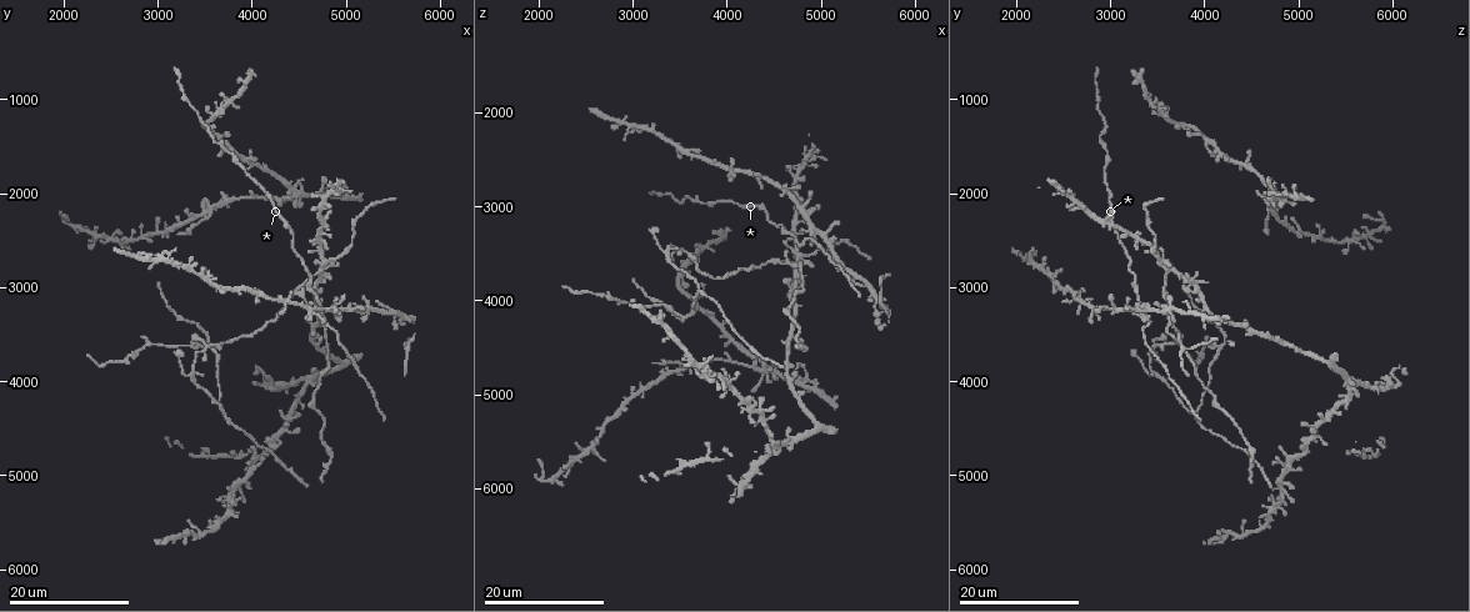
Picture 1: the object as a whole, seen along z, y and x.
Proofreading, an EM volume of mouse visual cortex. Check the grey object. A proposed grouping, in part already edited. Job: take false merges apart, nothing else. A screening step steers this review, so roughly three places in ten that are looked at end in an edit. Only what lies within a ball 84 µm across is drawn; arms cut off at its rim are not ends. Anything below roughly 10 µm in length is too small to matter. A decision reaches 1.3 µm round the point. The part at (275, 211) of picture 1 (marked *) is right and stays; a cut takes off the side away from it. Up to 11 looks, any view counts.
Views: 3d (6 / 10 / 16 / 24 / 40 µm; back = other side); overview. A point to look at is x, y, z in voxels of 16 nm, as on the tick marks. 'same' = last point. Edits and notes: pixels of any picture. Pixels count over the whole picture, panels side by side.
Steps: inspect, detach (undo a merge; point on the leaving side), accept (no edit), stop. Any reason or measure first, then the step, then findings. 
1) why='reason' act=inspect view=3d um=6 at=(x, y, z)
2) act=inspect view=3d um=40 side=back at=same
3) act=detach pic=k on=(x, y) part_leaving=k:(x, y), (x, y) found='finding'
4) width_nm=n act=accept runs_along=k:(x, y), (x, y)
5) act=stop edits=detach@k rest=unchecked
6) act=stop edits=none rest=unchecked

why='thin arm on a thick one' act=inspect view=3d um=24 at=(3560, 3600, 3480)

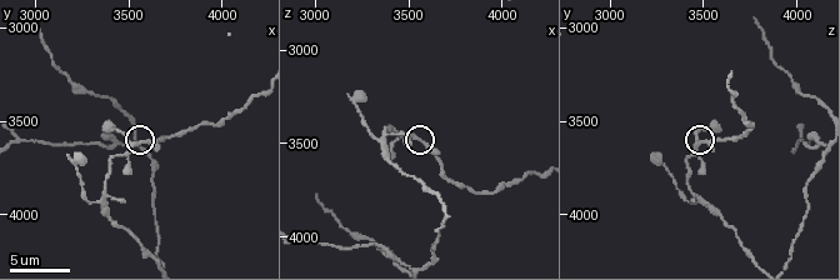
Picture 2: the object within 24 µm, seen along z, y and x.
act=inspect view=3d um=10 at=(3560, 3600, 3460)

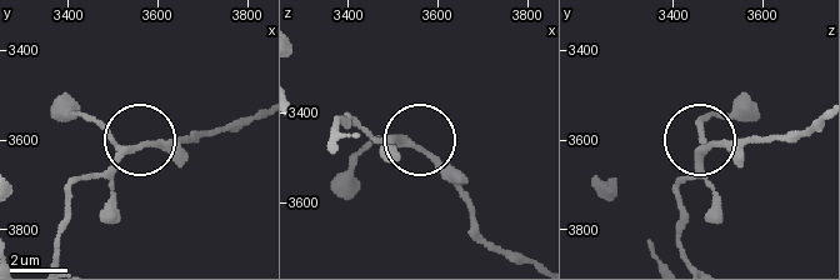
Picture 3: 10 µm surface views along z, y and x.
arms=3 act=accept runs_along=3:(254, 116), (196, 140), (131, 145), (69, 188) found='continuous, no second neuron'

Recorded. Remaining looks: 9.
why='three-way junction' act=inspect view=3d um=16 at=(4860, 3440, 3340)

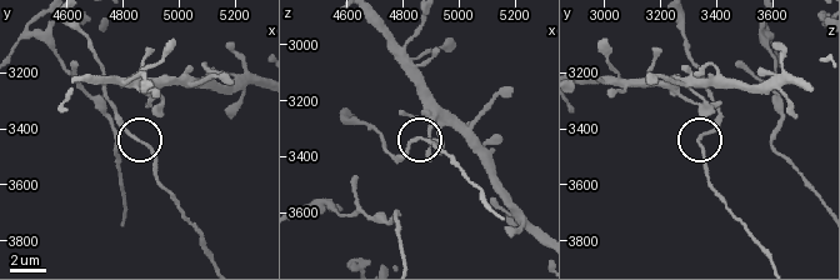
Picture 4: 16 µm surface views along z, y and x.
act=inspect view=3d um=10 at=(4850, 3440, 3340)

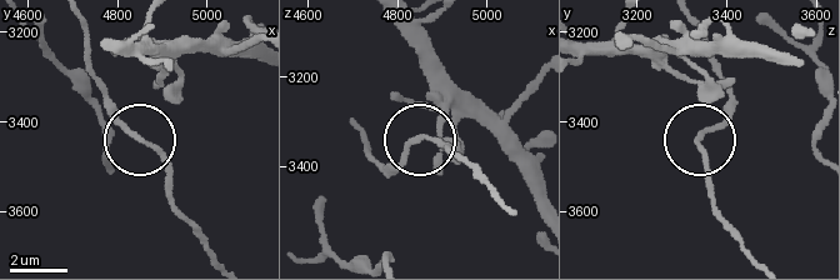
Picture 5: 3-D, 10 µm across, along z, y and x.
side_arm_um=23 arms=3 act=accept found='continuous, no second neuron'

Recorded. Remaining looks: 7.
why='three arms meet' act=inspect view=3d um=16 at=(3720, 4320, 3880)

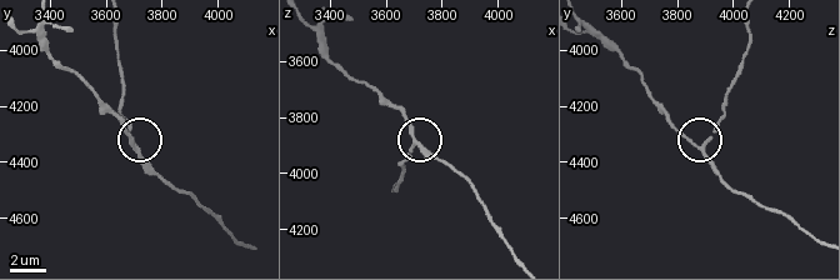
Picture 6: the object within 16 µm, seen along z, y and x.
act=inspect view=3d um=6 at=(3710, 4350, 3890)

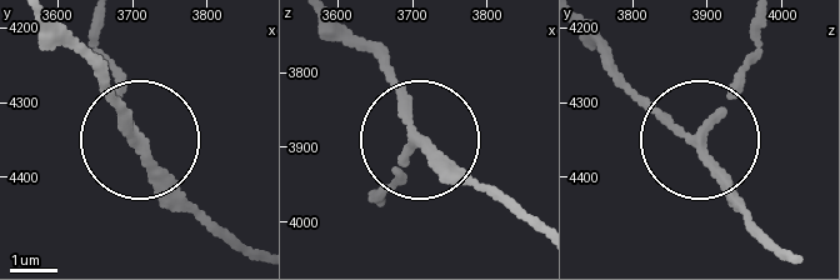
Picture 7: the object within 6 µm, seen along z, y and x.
act=accept runs_along=7:(61, 35), (145, 154), (225, 234) found='one neuron here'

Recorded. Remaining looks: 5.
why='four-way junction' act=inspect view=3d um=16 at=(4240, 4600, 5200)

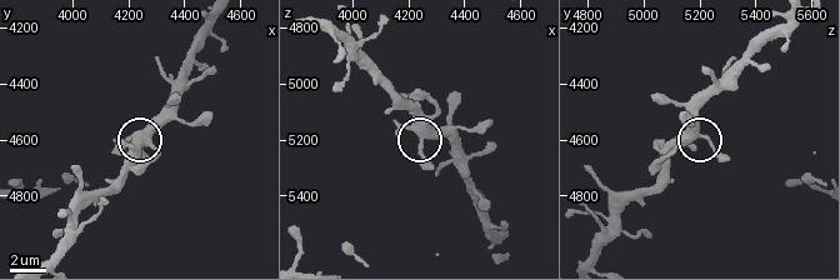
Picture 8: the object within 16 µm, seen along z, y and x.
why='zoom in' act=inspect view=3d um=6 at=(4240, 4580, 5200)

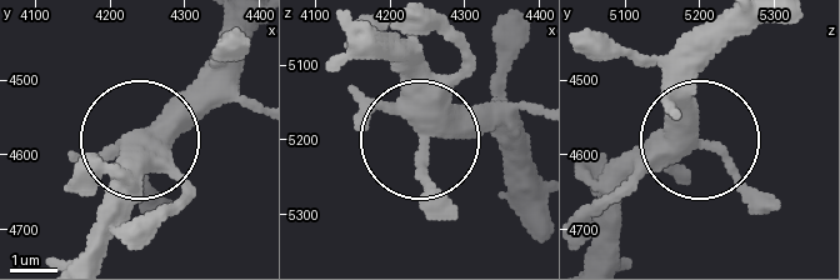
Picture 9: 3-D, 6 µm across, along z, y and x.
side_arm_um=28 arms=4 act=accept found='continuous, no second neuron'

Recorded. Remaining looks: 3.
why='four or more arms meet' act=inspect view=3d um=16 at=(4780, 2740, 3540)

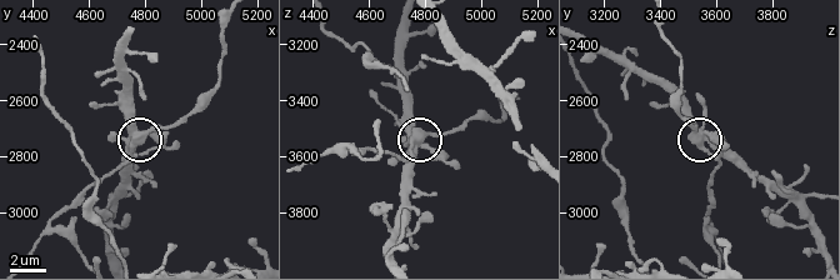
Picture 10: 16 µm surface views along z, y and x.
act=inspect view=3d um=10 at=(4780, 2720, 3520)

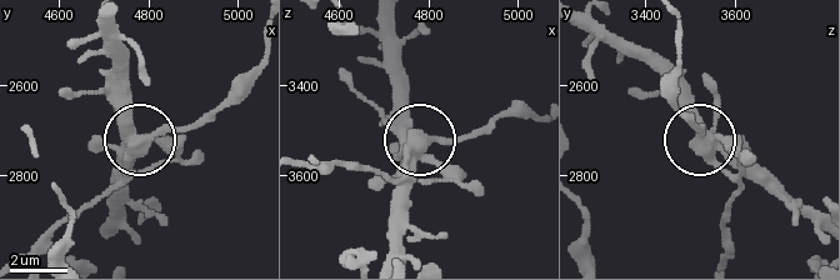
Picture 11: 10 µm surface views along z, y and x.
act=accept found='one neuron here'

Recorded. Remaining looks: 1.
act=stop edits=none rest=unchecked

